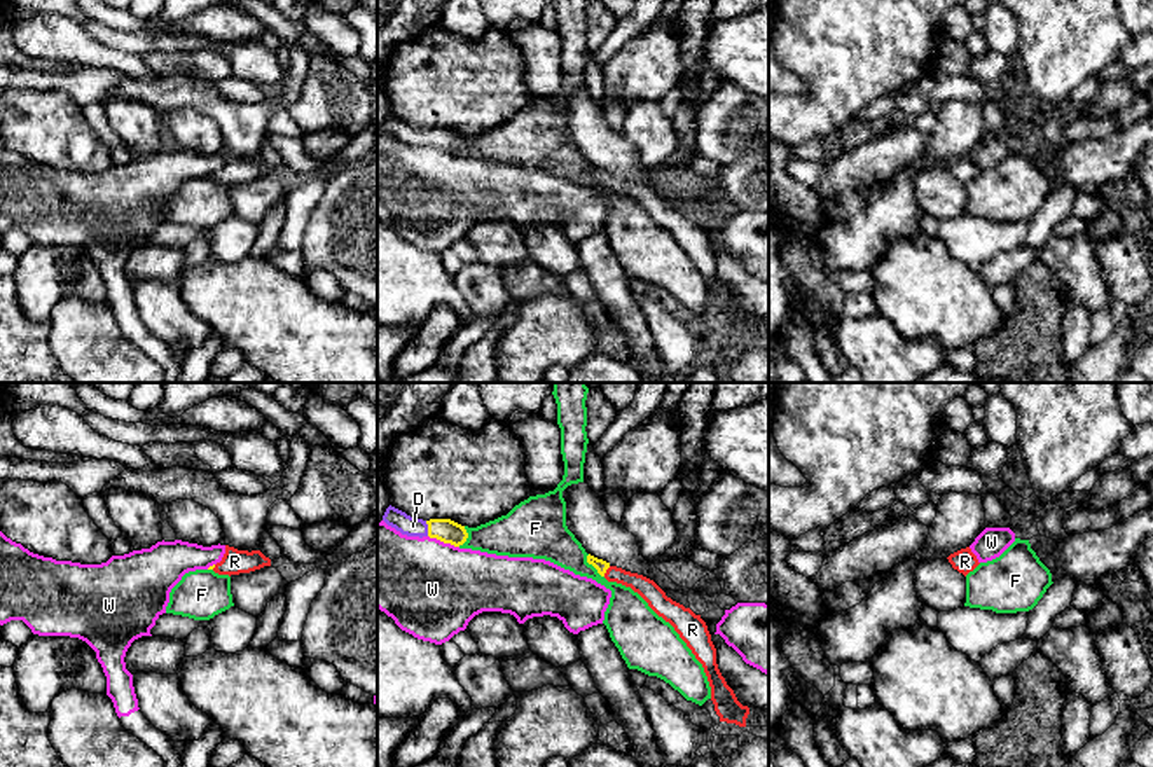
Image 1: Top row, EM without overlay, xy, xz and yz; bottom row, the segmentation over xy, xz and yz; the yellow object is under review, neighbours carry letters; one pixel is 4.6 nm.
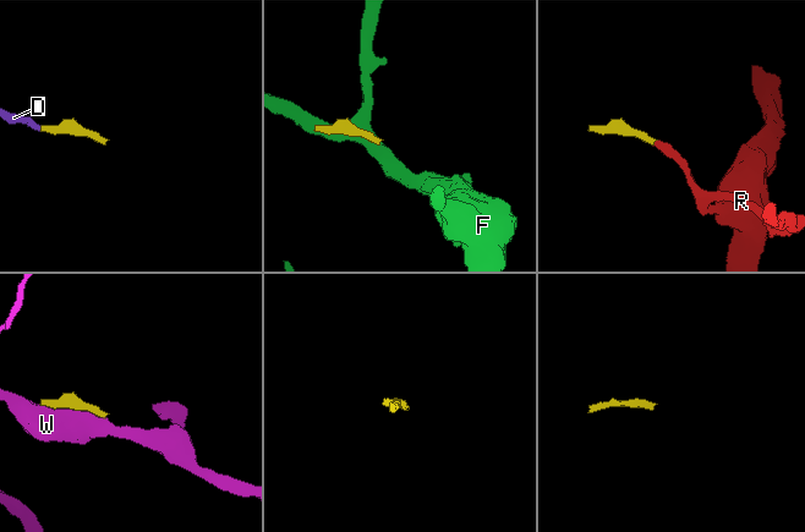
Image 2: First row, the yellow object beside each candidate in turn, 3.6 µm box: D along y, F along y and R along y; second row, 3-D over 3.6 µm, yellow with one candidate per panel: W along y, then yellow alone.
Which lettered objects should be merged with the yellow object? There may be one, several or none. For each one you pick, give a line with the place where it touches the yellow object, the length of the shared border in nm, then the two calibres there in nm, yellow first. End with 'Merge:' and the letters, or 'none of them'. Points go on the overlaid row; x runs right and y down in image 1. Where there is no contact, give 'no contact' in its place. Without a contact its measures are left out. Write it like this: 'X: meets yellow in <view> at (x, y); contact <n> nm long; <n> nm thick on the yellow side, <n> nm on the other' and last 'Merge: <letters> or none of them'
D: meets yellow in xz at (428, 528); contact 70 nm long; 110 nm thick on the yellow side, 90 nm on the other
R: meets yellow in xz at (605, 572); contact 60 nm long; 60 nm thick on the yellow side, 90 nm on the other
Merge: D, R

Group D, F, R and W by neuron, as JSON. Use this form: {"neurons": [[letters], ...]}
{"neurons": [["D", "R"], ["F"], ["W"]]}

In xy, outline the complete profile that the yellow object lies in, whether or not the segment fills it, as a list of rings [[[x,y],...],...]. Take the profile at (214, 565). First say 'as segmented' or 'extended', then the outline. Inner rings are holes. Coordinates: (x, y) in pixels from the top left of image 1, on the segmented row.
extended; [[[225,545],[225,554],[220,563],[210,566],[218,575],[239,575],[260,570],[264,566],[271,566],[271,559],[266,557],[260,550],[238,550],[234,547]]]

